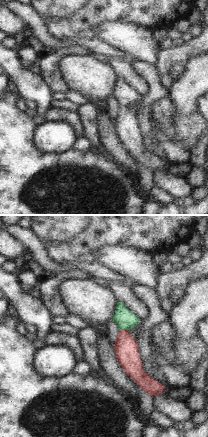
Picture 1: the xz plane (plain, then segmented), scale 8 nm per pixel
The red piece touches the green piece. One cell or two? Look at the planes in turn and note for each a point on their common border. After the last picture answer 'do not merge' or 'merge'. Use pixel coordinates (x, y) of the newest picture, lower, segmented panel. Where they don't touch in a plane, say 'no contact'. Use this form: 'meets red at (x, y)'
meets red at (123, 330)

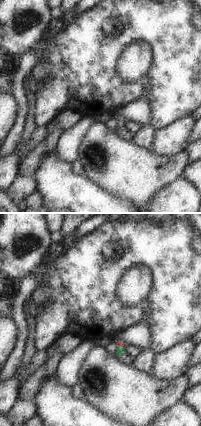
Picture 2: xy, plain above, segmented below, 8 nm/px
meets red at (121, 346)

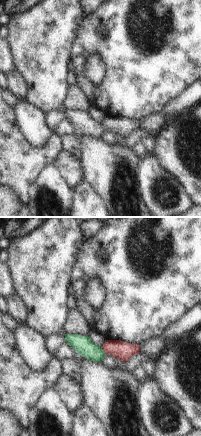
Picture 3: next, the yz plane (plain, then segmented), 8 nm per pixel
meets red at (103, 350)

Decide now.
merge

